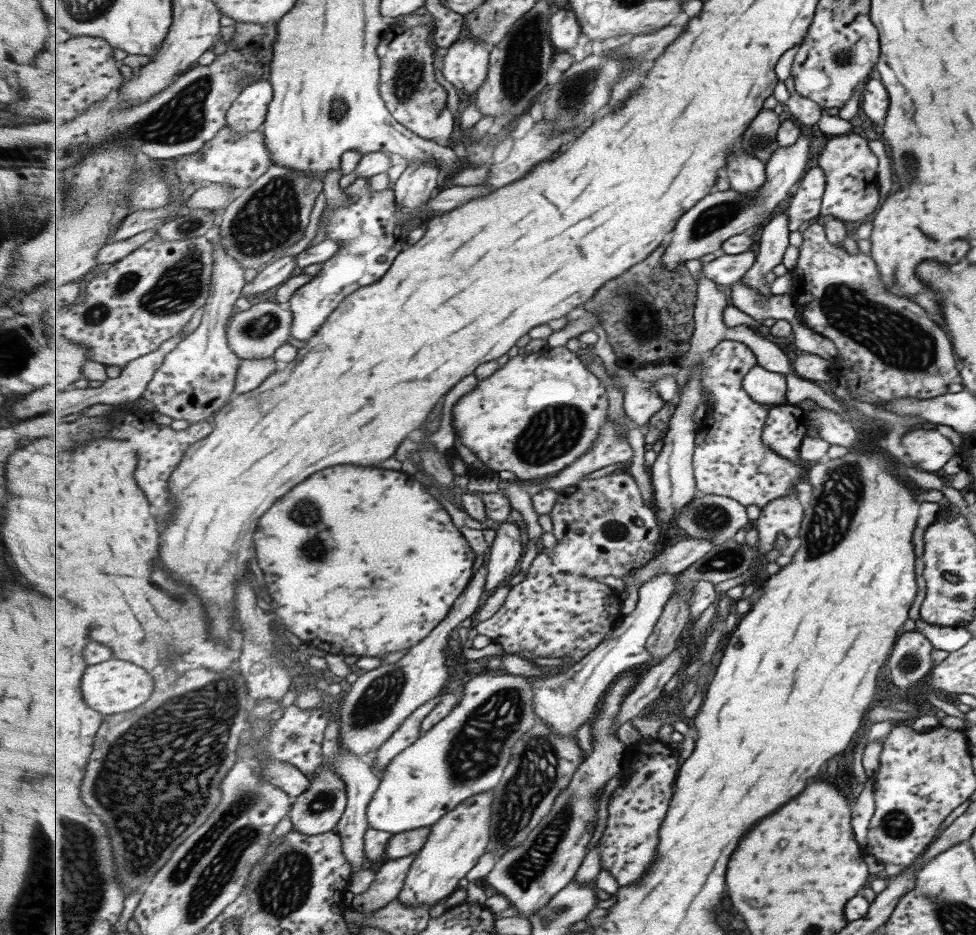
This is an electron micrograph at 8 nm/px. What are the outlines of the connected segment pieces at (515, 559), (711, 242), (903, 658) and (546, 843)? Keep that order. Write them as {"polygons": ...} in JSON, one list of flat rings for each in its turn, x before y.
{"polygons":[[[508,519,495,527,497,536,486,555,489,569,486,590,489,594,515,574,525,550,521,530,514,521]],[[813,129,803,130,801,136,799,136,799,140,797,140,793,146,789,146,789,148,779,148,773,152,773,156,771,156,771,158,769,158,769,162,766,163,767,182,765,182,763,188,761,188,755,196,741,194,730,187,725,191,717,191,709,194,709,196,700,200,695,207,691,208,689,212,686,212,678,220,677,226,673,231,673,236,670,239,671,243,669,243,667,251,665,251,664,268,667,271,677,271,681,267,681,264,685,264,685,262,689,262,689,260,699,260,699,258,703,258,705,254,717,252,719,248,722,248,723,243,726,240,729,240,732,236,739,233,751,232,753,228,761,226,761,222,771,220,771,218,767,218,771,216,771,212,775,212,775,208,779,206,778,202,785,200,785,198,787,198,787,194,789,194,789,190,791,190,791,186,799,185,801,179,806,174,803,170,807,168,807,162,809,162,809,146,811,146,811,142,814,141,812,133,810,133,811,138,806,136,808,131,812,131,813,133]],[[915,629,897,635,885,663,891,682,897,688,905,690,905,693,906,690,911,693,913,686,916,686,935,664,931,658,932,649,929,640]],[[643,665,637,667,641,668,641,672,630,670,621,673,606,691,591,724,592,753,579,768,572,784,561,794,557,794,552,812,539,824,539,828,533,828,533,834,529,834,529,838,521,846,499,858,493,870,486,876,496,893,507,896,512,906,521,910,519,918,529,919,539,908,547,906,553,896,574,880,584,863,588,854,585,850,595,834,600,795,613,776,623,774,626,758,630,753,630,746,613,732,613,727,617,724,617,713,621,711,621,705,646,672]]]}

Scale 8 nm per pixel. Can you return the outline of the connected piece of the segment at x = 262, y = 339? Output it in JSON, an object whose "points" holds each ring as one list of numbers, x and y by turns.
{"points":[[261,302,251,306,248,310,234,313,229,326,227,327,229,345,233,352,237,352,241,359,263,360,271,358,275,350,288,344,287,340,292,338,293,310,286,305,275,302]]}

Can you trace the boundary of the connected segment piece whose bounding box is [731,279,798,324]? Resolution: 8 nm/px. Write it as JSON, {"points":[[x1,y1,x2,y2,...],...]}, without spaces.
{"points":[[739,280,731,286,731,303,762,324,766,318,795,321,797,304,791,293,780,296,764,296,757,288]]}

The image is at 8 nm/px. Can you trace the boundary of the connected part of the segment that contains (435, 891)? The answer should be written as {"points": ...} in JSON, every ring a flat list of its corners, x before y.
{"points":[[483,792,467,799,458,808,445,814,437,824,430,826,431,836,415,855,405,885,399,893,398,898,403,904,423,904,430,909,460,889,459,880,463,880,471,868,479,864,479,858,488,851,492,842,492,807,493,792]]}

